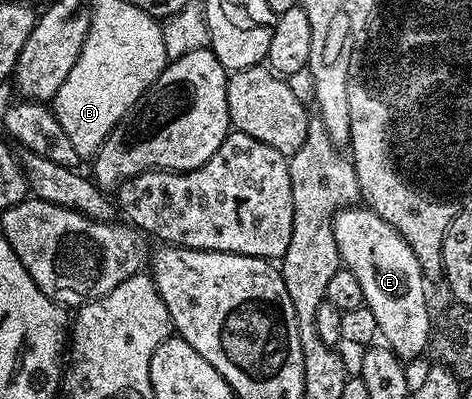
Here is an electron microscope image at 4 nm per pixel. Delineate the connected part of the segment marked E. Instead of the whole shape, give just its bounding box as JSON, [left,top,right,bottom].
[333,205,431,358]

